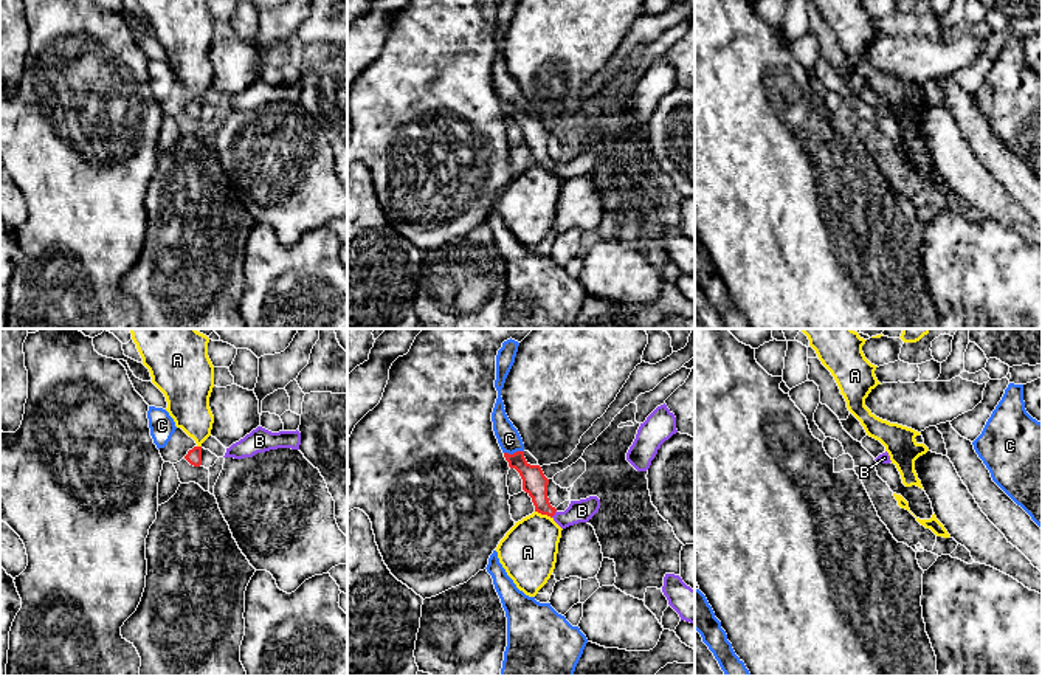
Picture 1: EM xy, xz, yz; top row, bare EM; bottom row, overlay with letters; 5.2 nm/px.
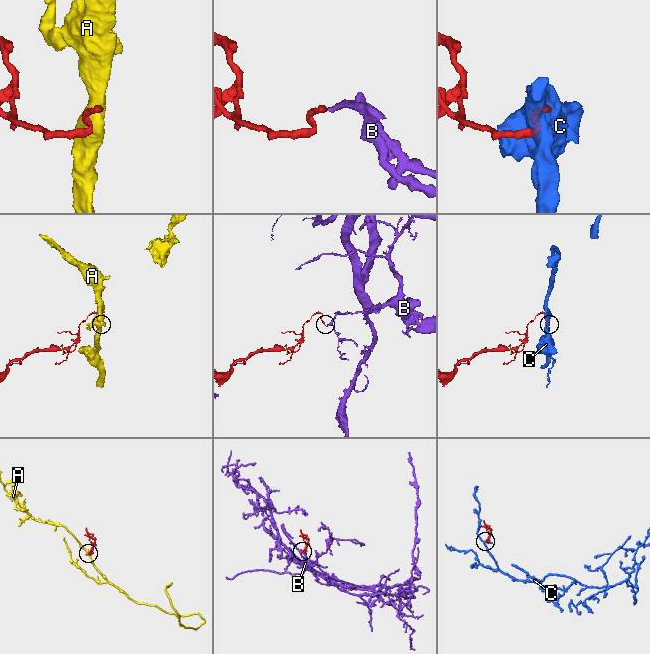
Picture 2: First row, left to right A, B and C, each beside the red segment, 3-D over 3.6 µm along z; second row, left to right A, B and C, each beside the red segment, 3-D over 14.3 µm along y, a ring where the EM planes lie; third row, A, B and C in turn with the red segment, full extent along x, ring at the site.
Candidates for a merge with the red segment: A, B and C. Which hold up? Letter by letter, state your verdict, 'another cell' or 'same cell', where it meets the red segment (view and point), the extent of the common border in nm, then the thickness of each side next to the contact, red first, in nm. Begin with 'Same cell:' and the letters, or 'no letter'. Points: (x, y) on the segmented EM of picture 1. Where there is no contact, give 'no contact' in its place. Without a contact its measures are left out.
Same cell: B
A: another cell; meets red in xz at (543, 513); contact 100 nm long; 130 nm thick on the red side, 300 nm on the other
B: same cell; meets red in xz at (554, 513); contact 50 nm long; 130 nm thick on the red side, 120 nm on the other
C: another cell; meets red in xz at (514, 453); contact 110 nm long; 130 nm thick on the red side, 120 nm on the other

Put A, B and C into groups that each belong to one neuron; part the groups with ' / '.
A / B / C

